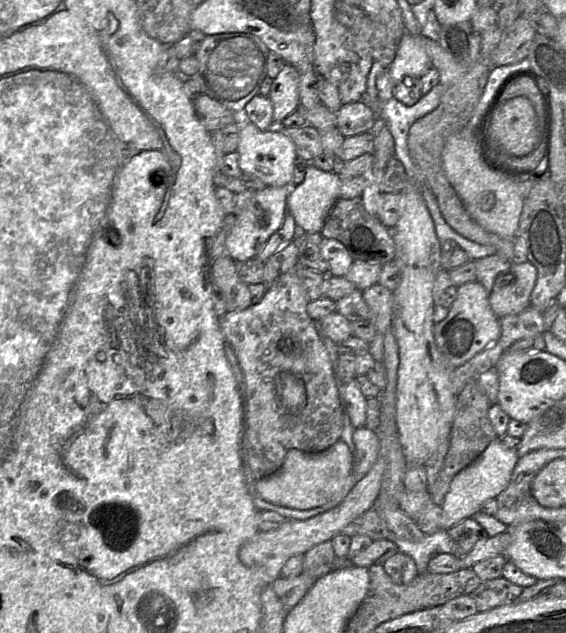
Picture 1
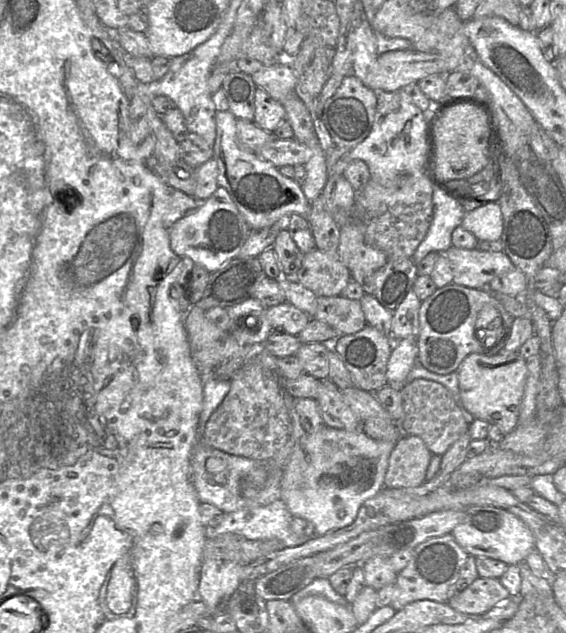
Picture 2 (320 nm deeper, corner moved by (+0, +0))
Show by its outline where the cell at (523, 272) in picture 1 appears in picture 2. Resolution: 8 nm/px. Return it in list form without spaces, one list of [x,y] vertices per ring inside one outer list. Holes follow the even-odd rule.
[[[451,246],[444,255],[453,270],[453,282],[475,289],[484,289],[497,276],[515,266],[504,252],[487,252],[478,248],[464,249]]]

